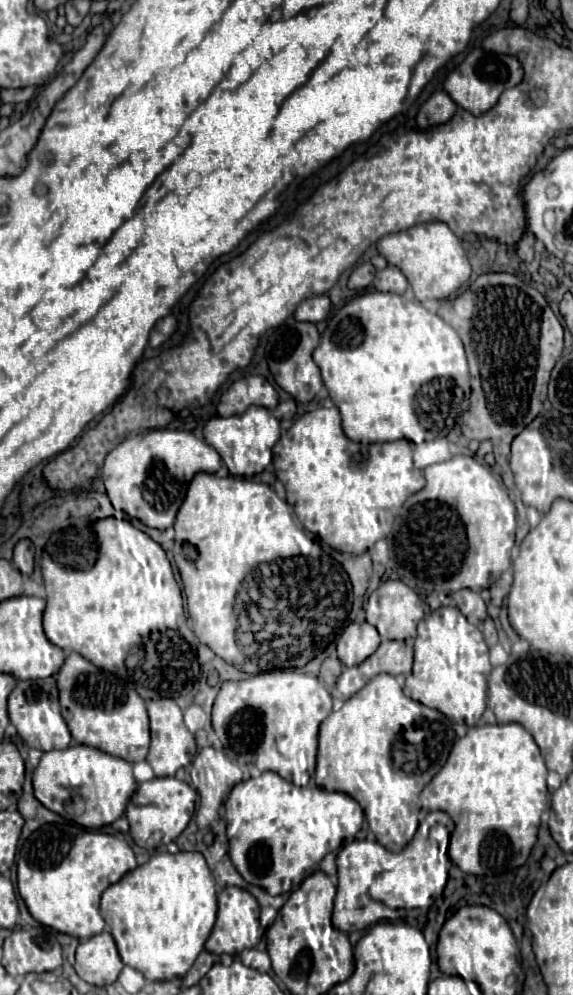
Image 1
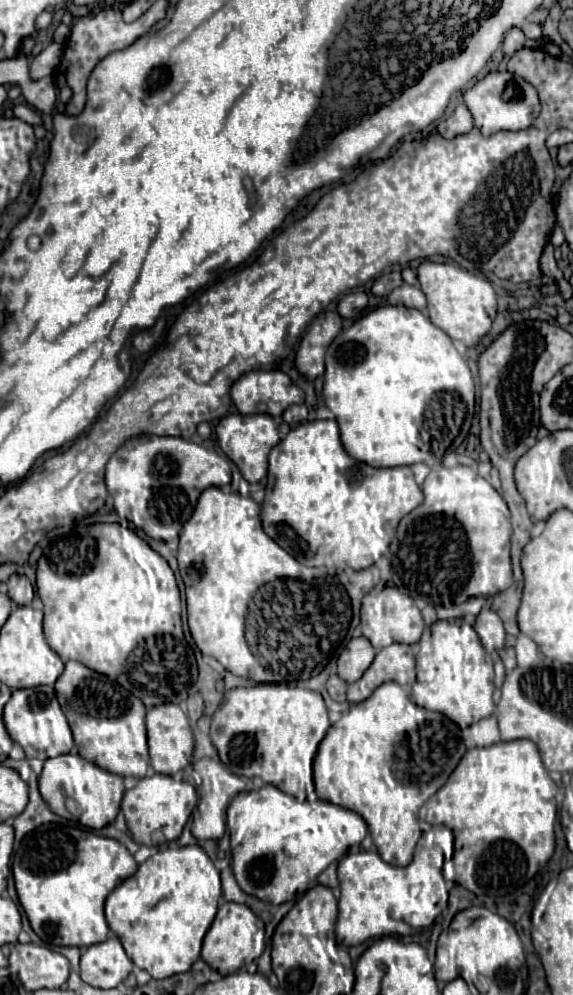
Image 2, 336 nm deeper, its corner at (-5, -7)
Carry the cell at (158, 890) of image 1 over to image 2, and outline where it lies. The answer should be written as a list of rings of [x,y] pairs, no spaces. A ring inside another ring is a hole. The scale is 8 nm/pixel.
[[[176,841],[163,845],[155,855],[139,865],[137,873],[119,883],[105,901],[105,917],[109,929],[119,937],[129,959],[145,969],[153,979],[167,979],[177,973],[185,973],[201,957],[201,945],[207,929],[211,927],[217,901],[221,897],[219,871],[199,845],[180,847]]]

